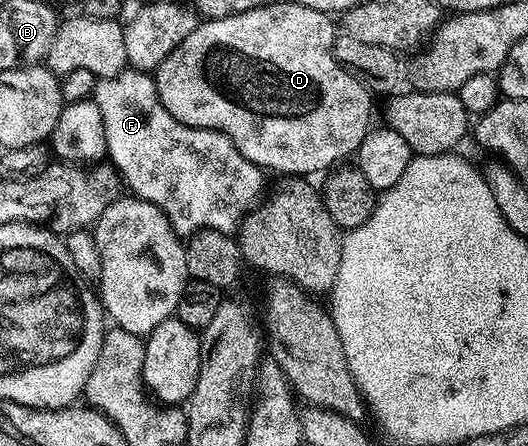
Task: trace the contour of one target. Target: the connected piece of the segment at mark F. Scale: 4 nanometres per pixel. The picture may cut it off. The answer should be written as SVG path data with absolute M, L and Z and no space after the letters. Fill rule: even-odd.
M125 68L121 74L97 81L94 101L102 112L106 128L107 157L116 167L123 185L133 195L154 204L167 216L174 233L191 236L199 230L217 230L220 234L239 231L243 221L257 209L264 194L265 171L255 166L224 134L216 130L203 130L187 126L170 116L156 91L156 79L151 73L135 68Z

